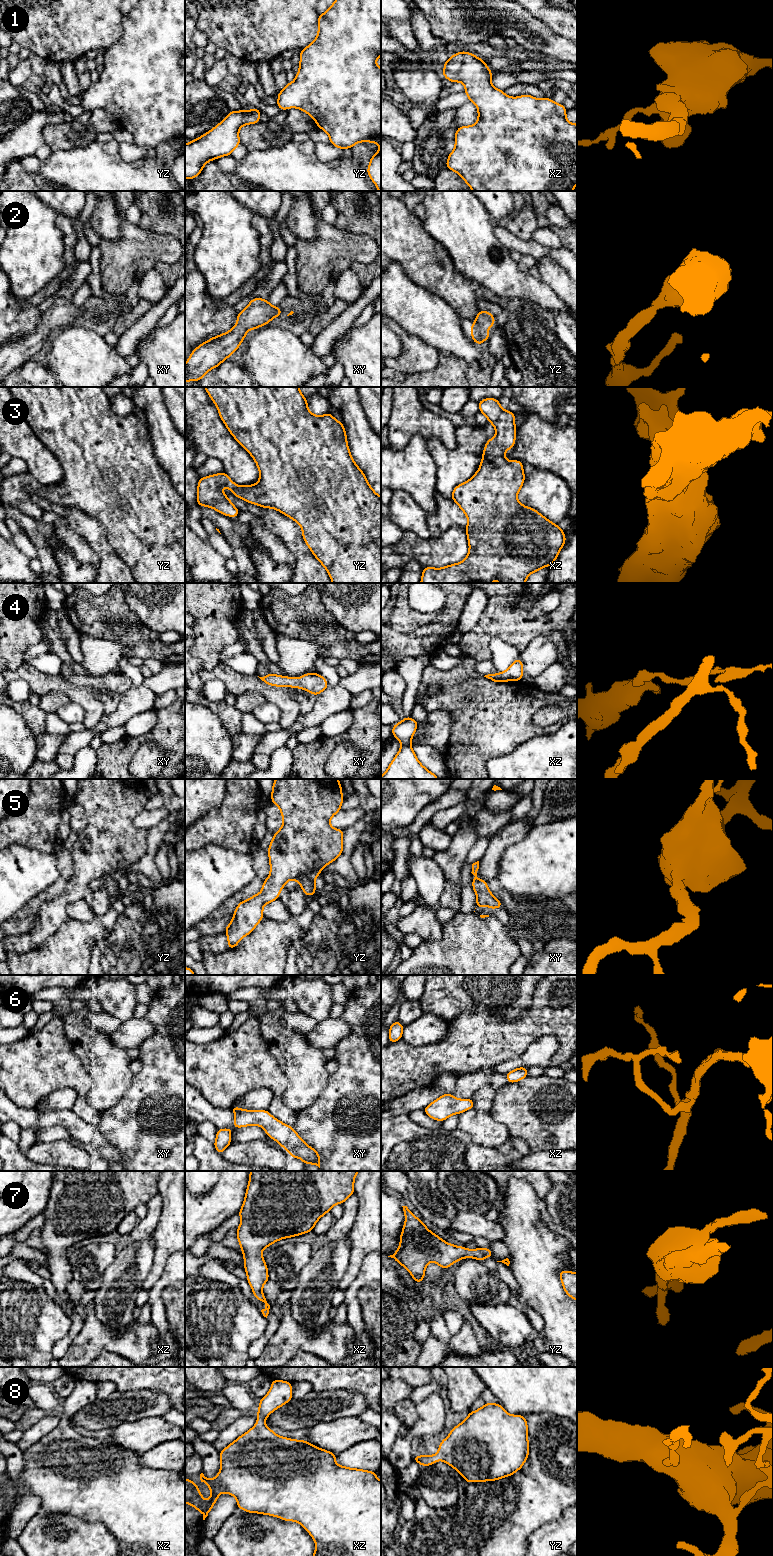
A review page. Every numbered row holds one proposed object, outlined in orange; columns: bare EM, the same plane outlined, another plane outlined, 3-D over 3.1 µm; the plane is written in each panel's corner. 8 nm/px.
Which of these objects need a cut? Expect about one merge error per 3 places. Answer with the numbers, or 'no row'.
no row

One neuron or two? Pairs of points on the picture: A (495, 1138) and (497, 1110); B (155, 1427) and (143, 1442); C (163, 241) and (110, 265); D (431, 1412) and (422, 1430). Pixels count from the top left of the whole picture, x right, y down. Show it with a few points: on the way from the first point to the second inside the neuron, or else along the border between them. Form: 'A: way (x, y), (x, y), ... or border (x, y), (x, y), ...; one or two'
A: border (489, 1110), (491, 1115), (506, 1127), (511, 1136); two
B: way (151, 1431), (144, 1438); one
C: way (150, 248), (138, 250), (123, 262); one
D: way (431, 1416), (431, 1419), (424, 1426); one

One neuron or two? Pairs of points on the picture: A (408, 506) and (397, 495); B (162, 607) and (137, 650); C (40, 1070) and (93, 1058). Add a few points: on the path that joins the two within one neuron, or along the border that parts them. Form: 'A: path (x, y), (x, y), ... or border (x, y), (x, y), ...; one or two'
A: path (405, 505), (399, 498); one
B: border (133, 612), (150, 631); two
C: border (70, 1043), (71, 1049), (92, 1082); two

